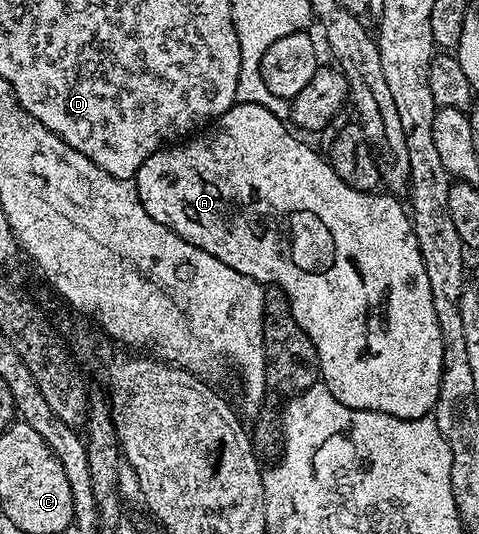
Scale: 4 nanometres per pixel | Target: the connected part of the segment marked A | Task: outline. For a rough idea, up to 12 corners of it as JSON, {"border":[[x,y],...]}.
{"border":[[236,103],[135,177],[287,294],[339,402],[436,409],[406,205]]}

